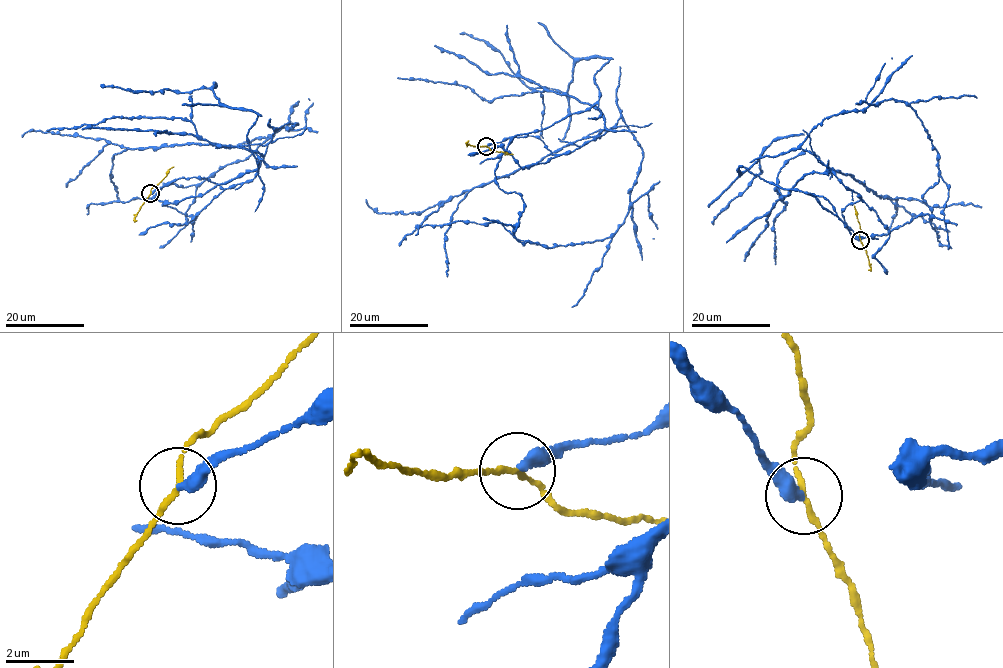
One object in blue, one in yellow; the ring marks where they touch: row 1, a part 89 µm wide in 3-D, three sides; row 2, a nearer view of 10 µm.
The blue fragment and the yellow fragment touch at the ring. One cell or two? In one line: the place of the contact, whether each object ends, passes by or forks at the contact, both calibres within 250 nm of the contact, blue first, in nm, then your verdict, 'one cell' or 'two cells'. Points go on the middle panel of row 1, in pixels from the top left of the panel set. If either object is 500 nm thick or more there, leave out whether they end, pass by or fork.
place (486, 146); blue ends; yellow passes by; calibres 360 and 140 nm; two cells

